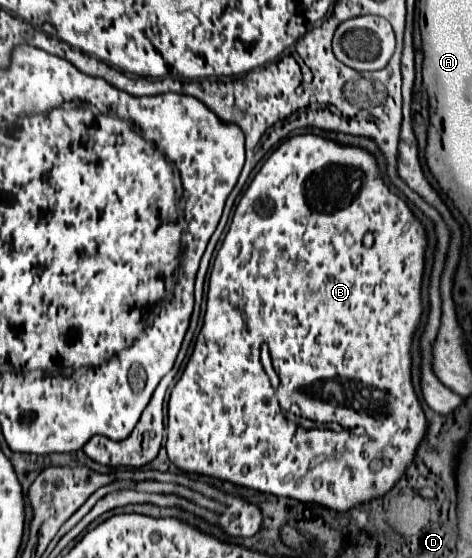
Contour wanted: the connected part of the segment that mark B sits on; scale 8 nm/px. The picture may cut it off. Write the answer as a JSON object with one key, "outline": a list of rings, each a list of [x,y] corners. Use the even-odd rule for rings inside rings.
{"outline":[[[312,132],[292,136],[284,144],[280,144],[272,152],[272,156],[264,162],[264,166],[258,170],[258,174],[250,182],[248,190],[240,198],[228,234],[222,242],[222,248],[216,256],[216,260],[214,260],[214,274],[210,278],[208,302],[206,302],[203,326],[198,334],[198,340],[196,340],[196,348],[186,364],[182,378],[172,388],[170,402],[168,402],[168,434],[166,434],[168,458],[180,470],[186,470],[186,472],[200,472],[200,474],[214,476],[220,480],[230,480],[234,484],[248,486],[248,488],[268,492],[274,496],[294,498],[294,500],[300,500],[306,504],[318,504],[318,506],[330,508],[334,512],[348,512],[348,510],[360,508],[362,504],[370,504],[376,498],[384,498],[400,482],[400,478],[406,474],[406,468],[410,468],[410,464],[414,462],[414,448],[418,448],[418,440],[422,440],[422,436],[426,436],[426,414],[422,410],[422,404],[418,400],[416,390],[412,388],[412,354],[410,354],[412,336],[420,326],[420,316],[423,313],[421,287],[424,264],[426,264],[426,260],[424,260],[426,248],[428,248],[428,234],[426,234],[424,224],[412,214],[410,206],[400,196],[396,196],[394,192],[388,190],[388,186],[384,184],[384,180],[380,176],[376,156],[370,154],[366,148],[338,144],[330,138],[322,138],[322,136],[316,136]],[[366,232],[374,232],[374,246],[372,248],[367,248],[362,243]],[[242,314],[246,314],[250,318],[248,320],[250,328],[246,332],[244,332]],[[260,344],[270,346],[272,366],[280,378],[280,386],[276,386],[276,388],[270,384],[270,380],[260,364]],[[318,400],[322,400],[322,402],[330,400],[332,408],[328,402],[328,406],[324,404],[324,410],[322,410],[322,404],[318,406]],[[302,408],[304,410],[320,408],[320,414],[316,416],[314,422],[302,422],[302,424],[298,422],[296,424],[294,412],[302,410]],[[336,454],[342,454],[342,458],[334,460]]]}

